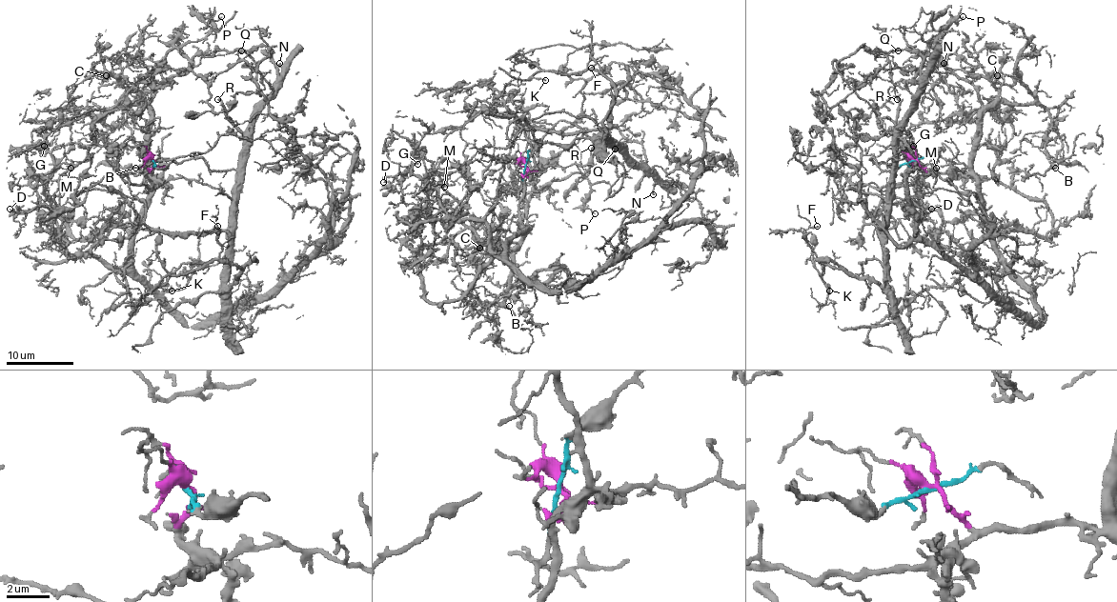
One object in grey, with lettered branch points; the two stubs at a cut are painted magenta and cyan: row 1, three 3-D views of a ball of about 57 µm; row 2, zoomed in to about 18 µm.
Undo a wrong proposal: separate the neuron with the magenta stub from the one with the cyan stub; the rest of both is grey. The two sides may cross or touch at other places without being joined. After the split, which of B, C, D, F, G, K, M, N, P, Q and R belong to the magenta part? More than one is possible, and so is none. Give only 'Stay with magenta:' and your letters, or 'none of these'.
Stay with magenta: B, C, D, G, M, P

